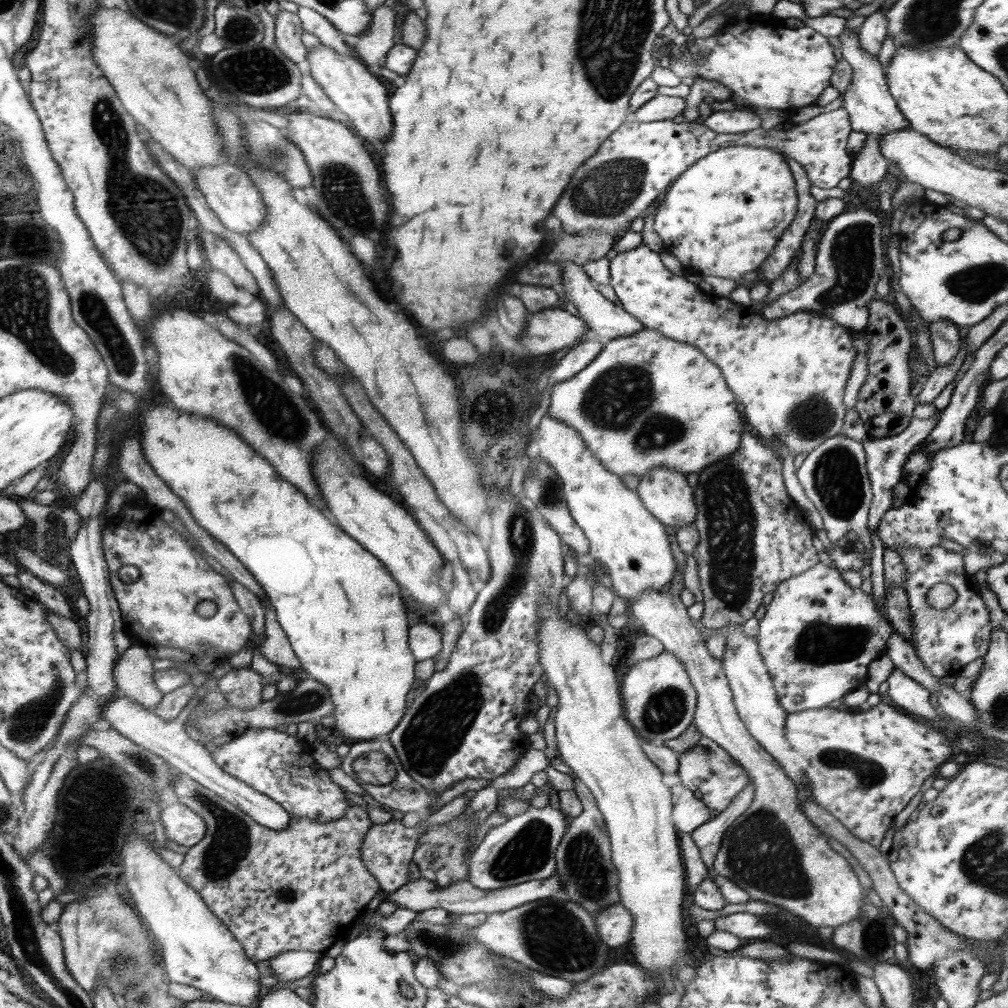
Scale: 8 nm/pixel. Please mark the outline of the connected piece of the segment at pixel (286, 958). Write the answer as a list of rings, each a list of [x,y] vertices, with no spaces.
[[[288,951],[280,952],[274,958],[271,958],[269,967],[274,972],[274,982],[292,982],[308,976],[314,971],[316,962],[321,960],[324,952],[312,951]]]

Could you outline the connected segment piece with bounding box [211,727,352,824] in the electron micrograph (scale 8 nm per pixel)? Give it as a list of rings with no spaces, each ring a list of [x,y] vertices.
[[[274,728],[247,729],[242,734],[233,737],[230,742],[217,746],[211,752],[212,758],[225,773],[235,776],[243,783],[249,784],[255,791],[270,798],[274,803],[280,804],[292,818],[306,818],[316,820],[320,824],[340,820],[350,810],[344,789],[330,779],[329,771],[318,765],[312,757],[312,747],[302,742],[298,737],[280,732]]]

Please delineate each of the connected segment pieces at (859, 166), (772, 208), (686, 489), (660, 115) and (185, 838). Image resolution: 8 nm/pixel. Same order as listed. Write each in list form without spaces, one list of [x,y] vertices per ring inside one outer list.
[[[867,135],[861,151],[853,154],[849,178],[865,188],[880,183],[888,172],[889,161],[881,153],[881,135]]]
[[[729,146],[721,148],[716,152],[711,152],[702,158],[699,158],[694,164],[691,164],[671,185],[663,203],[660,204],[654,215],[654,230],[662,238],[663,250],[673,254],[680,260],[687,272],[702,276],[719,276],[720,278],[729,278],[737,282],[742,282],[742,276],[746,272],[758,270],[759,266],[770,256],[773,248],[778,244],[782,233],[790,226],[794,215],[796,214],[798,199],[796,194],[796,183],[790,170],[789,164],[784,156],[774,152],[769,148],[756,148],[752,146]]]
[[[654,468],[641,477],[636,492],[642,504],[662,524],[678,529],[696,520],[697,508],[694,502],[694,488],[686,480],[686,474],[666,468]]]
[[[656,95],[632,112],[636,122],[658,122],[671,120],[686,110],[685,98],[676,96]]]
[[[176,803],[160,812],[160,822],[168,840],[182,846],[194,846],[206,835],[206,824],[196,812]]]

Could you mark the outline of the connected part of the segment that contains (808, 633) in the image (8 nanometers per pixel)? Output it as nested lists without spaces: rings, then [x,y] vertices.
[[[821,561],[810,568],[810,570],[802,572],[798,576],[790,577],[788,580],[783,580],[773,592],[773,600],[768,604],[765,616],[759,620],[759,633],[755,637],[758,643],[760,654],[762,655],[764,664],[767,666],[767,671],[772,677],[772,682],[776,691],[776,696],[780,706],[787,712],[805,711],[808,709],[824,708],[834,700],[840,700],[847,692],[854,690],[867,681],[867,667],[875,658],[884,654],[888,639],[890,638],[893,626],[886,618],[885,608],[880,612],[876,607],[876,600],[872,593],[866,593],[860,588],[852,588],[843,578],[842,573],[836,567],[826,565]]]

